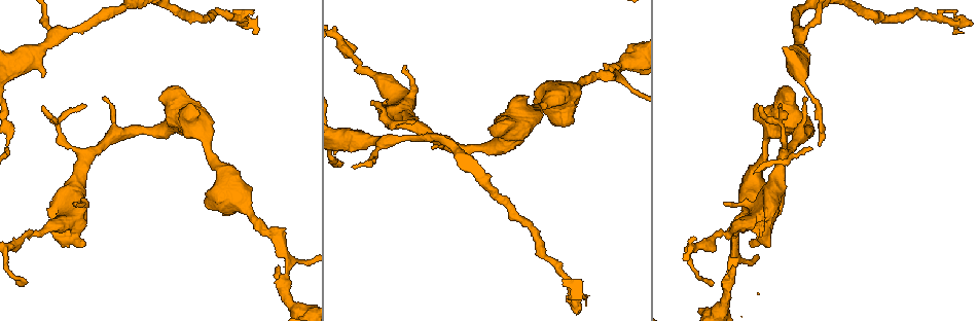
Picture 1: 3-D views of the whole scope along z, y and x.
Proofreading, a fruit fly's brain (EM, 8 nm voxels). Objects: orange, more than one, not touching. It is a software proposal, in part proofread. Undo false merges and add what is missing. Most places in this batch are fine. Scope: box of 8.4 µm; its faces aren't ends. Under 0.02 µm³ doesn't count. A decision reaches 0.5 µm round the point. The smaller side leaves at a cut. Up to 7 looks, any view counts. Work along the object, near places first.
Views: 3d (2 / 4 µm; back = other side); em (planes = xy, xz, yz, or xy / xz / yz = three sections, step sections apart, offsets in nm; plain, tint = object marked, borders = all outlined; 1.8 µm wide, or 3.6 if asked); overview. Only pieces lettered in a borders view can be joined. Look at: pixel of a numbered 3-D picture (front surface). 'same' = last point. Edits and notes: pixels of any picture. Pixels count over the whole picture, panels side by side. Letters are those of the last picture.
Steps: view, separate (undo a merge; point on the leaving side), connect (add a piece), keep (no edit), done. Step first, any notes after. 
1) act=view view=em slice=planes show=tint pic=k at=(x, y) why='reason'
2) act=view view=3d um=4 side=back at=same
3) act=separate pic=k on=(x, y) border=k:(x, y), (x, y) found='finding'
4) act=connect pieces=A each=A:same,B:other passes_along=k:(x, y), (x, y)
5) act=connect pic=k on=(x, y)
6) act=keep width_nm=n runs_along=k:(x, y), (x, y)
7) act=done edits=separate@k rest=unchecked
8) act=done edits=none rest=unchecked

act=view view=3d um=2 pic=1 at=(736, 259) why='three-way junction'

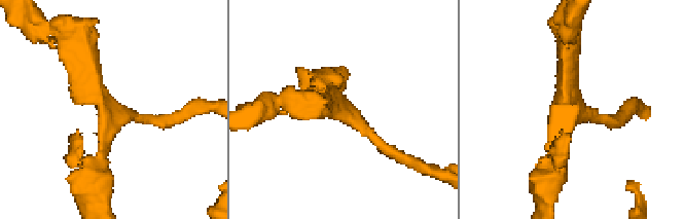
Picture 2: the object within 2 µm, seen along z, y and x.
act=view view=em slice=xz step=8 show=tint pic=2 at=(106, 108) arms=3 why='need the tissue'

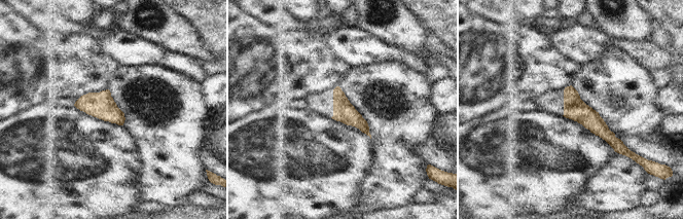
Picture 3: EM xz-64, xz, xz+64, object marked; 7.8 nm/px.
act=view view=em slice=planes show=borders at=same why='cut it another way'

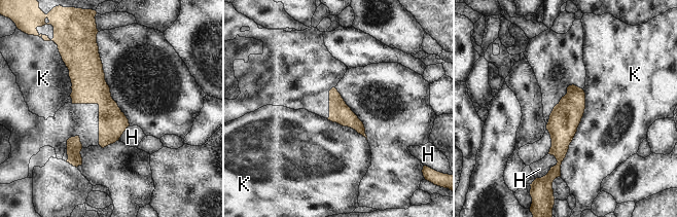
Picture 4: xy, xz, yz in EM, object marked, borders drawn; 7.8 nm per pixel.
act=keep width_nm=170 each=H:other,K:other border=4:(583, 89), (584, 112), (560, 176) found='all the same neuron'

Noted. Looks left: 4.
act=view view=em um=3.6 slice=yz step=4 show=tint pic=1 at=(518, 101) why='free end'

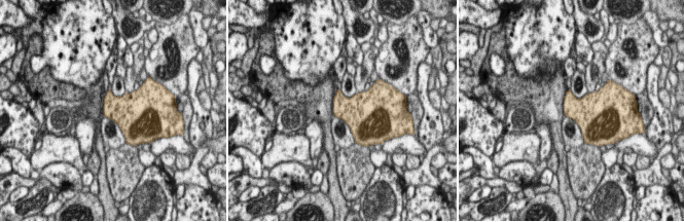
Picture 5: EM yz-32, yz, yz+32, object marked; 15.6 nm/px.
act=view view=em um=3.6 slice=planes show=borders at=same why='cut it another way'

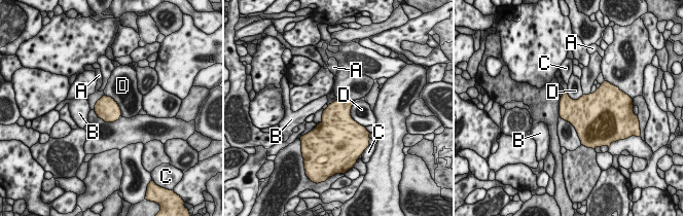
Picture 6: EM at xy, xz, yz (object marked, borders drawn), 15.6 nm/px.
act=keep width_nm=360 each=A:other,B:other,C:other,D:other found='none of them fits'

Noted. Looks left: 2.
act=done edits=none rest=unchecked

